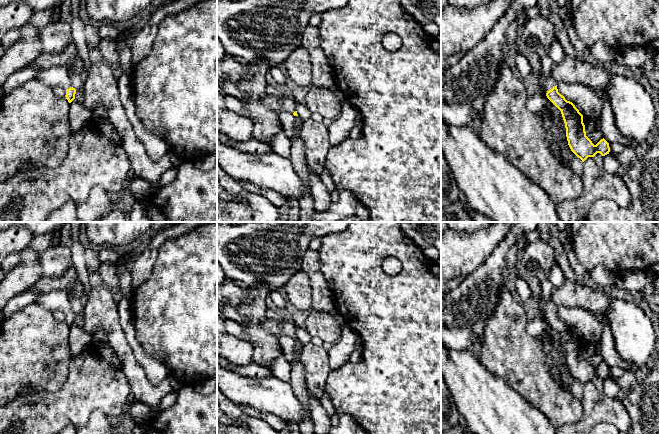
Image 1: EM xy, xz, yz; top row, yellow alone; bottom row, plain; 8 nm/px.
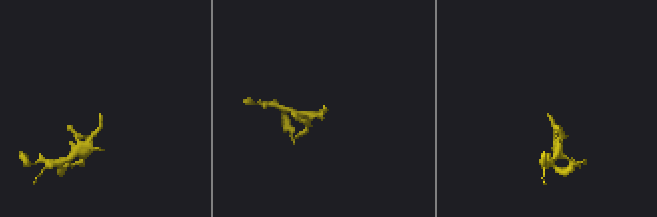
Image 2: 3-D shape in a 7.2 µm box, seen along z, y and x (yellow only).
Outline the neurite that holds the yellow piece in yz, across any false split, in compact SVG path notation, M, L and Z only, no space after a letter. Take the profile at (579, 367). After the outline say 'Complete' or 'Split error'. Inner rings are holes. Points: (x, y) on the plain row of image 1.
M541 295L539 300L545 319L561 335L566 352L566 361L571 375L583 386L588 381L594 381L597 377L600 377L602 380L609 378L609 367L604 362L594 369L586 360L583 339L572 326L567 325L558 316L558 306L552 298L545 299Z. Split error

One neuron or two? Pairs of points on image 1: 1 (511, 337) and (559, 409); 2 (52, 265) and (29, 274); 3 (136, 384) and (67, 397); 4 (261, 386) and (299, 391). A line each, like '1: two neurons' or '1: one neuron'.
1: one neuron
2: two neurons
3: two neurons
4: two neurons

